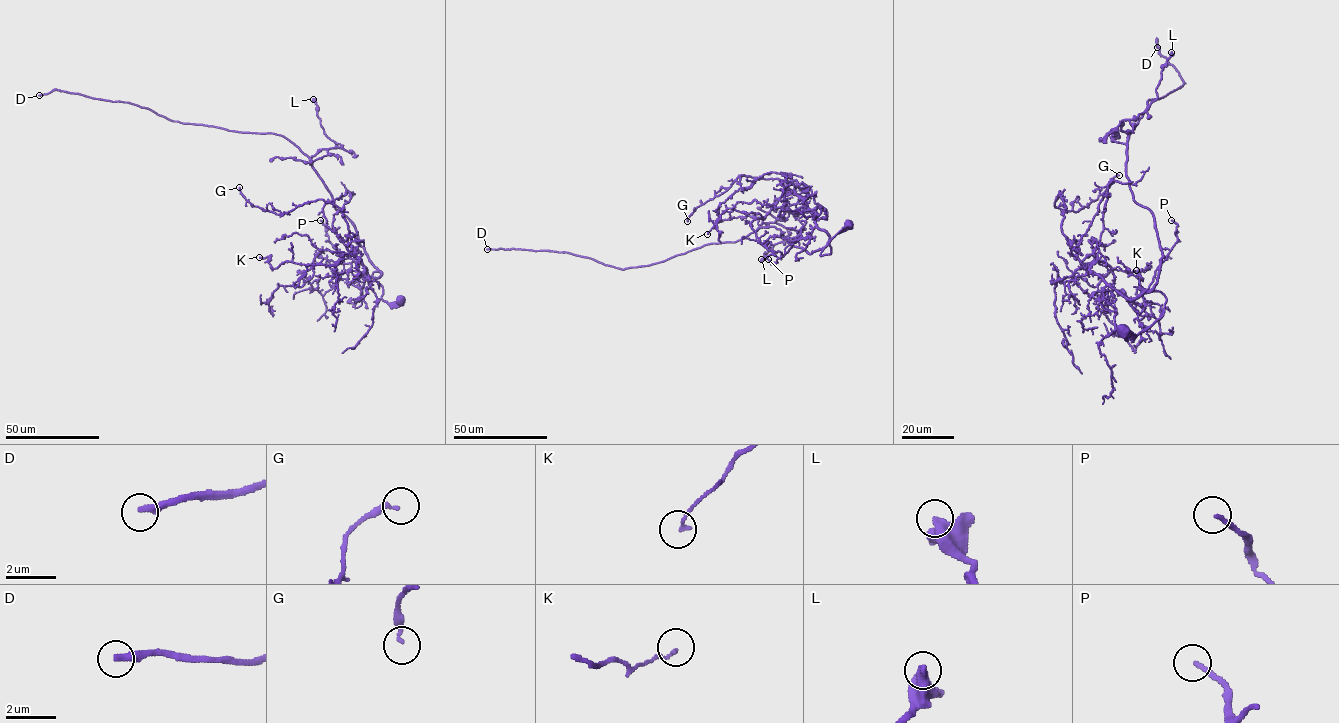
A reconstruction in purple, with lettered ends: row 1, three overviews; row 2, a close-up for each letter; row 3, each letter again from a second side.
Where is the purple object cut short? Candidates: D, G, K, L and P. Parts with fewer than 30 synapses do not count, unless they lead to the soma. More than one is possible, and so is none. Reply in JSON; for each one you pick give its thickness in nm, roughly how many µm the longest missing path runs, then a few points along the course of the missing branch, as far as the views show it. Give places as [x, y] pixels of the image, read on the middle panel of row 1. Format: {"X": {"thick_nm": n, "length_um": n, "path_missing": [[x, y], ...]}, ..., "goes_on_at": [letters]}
{"D": {"thick_nm": 280, "length_um": 200}, "goes_on_at": ["D"]}

